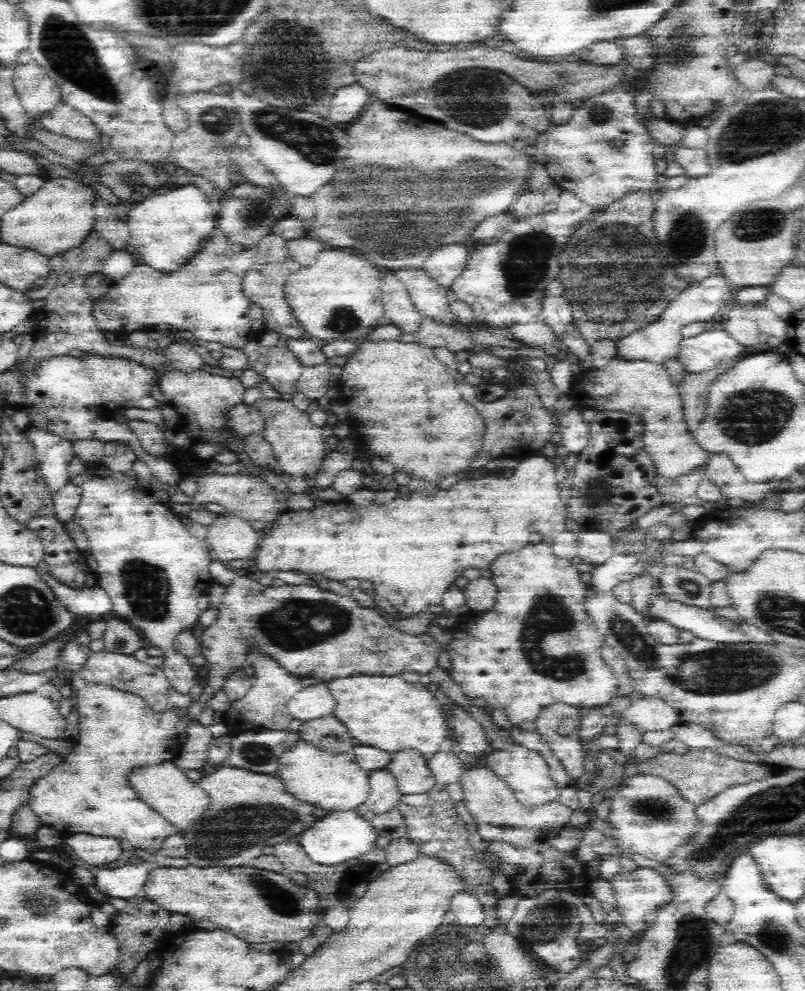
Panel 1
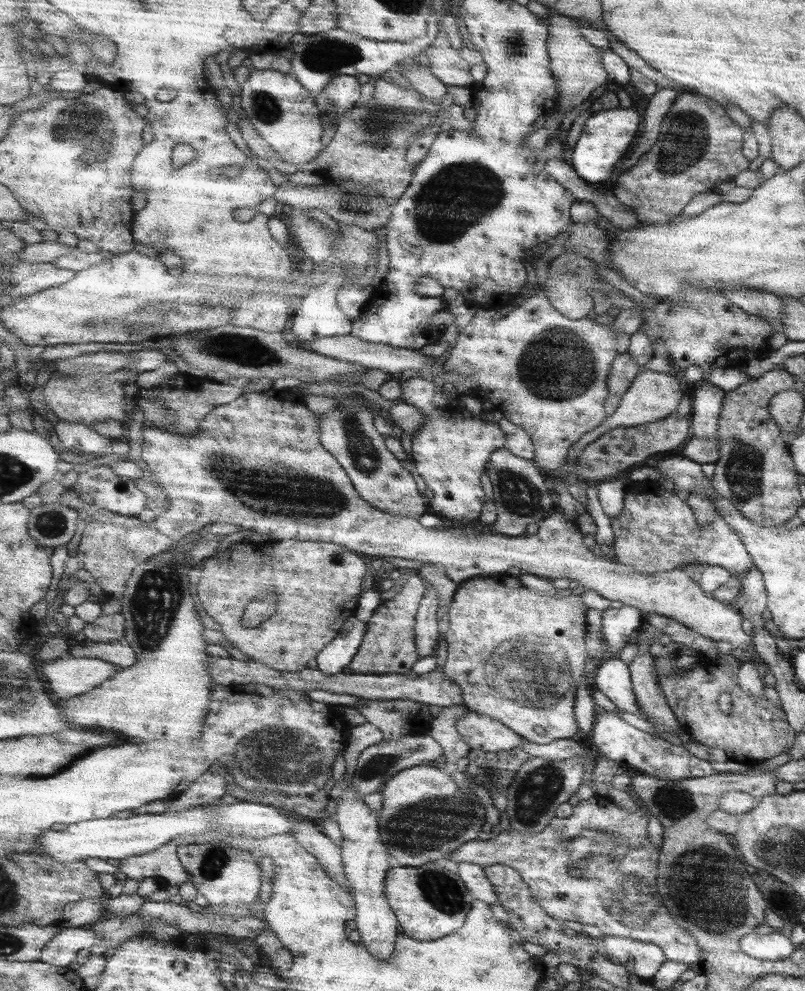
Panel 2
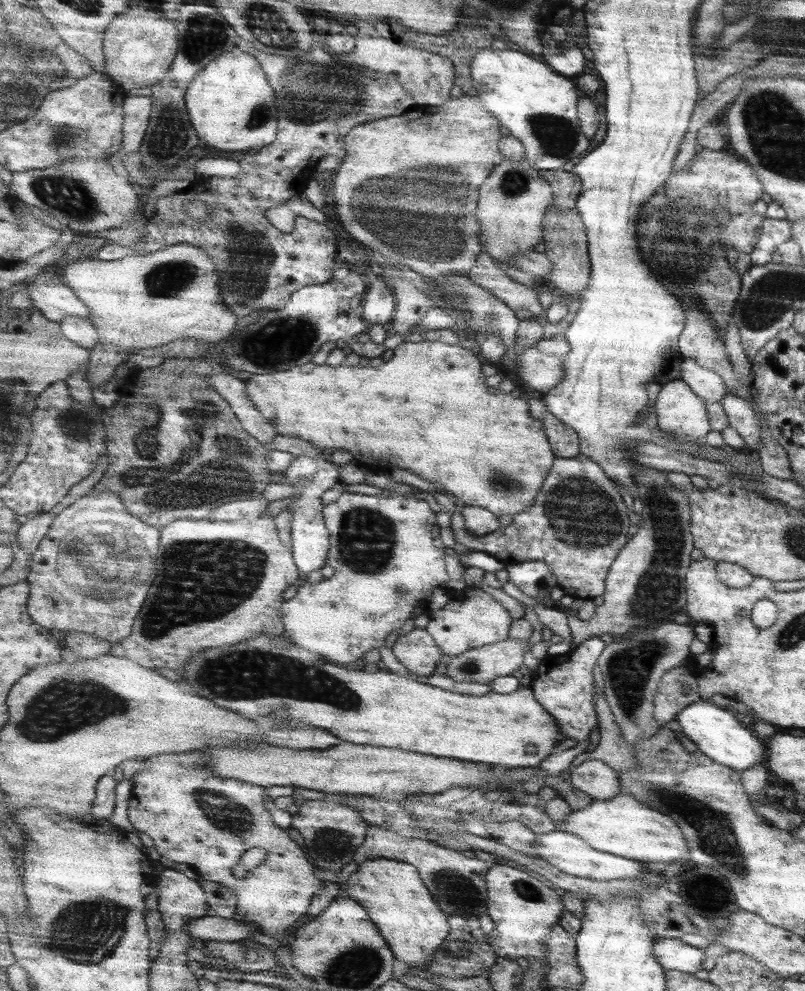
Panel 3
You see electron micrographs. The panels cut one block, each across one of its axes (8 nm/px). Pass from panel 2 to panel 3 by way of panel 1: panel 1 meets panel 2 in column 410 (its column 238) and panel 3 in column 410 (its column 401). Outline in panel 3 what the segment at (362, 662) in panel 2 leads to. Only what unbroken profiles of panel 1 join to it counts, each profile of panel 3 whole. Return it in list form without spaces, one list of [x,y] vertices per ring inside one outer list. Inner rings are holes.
[[[413,628],[409,634],[401,636],[397,640],[397,644],[393,646],[393,652],[395,652],[395,658],[399,660],[399,664],[403,664],[403,668],[413,678],[431,676],[435,672],[441,656],[445,656],[427,628],[423,628],[423,630]]]

